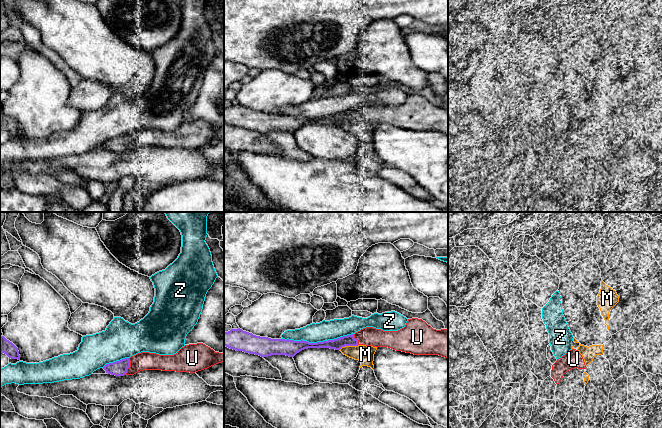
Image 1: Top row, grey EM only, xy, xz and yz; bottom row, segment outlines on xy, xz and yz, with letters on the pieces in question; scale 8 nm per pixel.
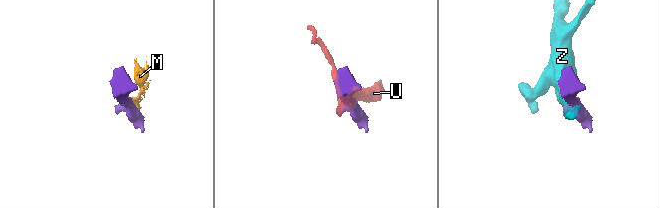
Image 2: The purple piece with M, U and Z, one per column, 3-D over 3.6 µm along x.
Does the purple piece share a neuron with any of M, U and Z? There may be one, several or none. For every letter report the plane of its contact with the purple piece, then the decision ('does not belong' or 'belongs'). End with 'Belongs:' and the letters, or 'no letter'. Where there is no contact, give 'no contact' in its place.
M: meets purple in xz; does not belong
U: meets purple in xy; belongs
Z: meets purple in xz; does not belong
Belongs: U

